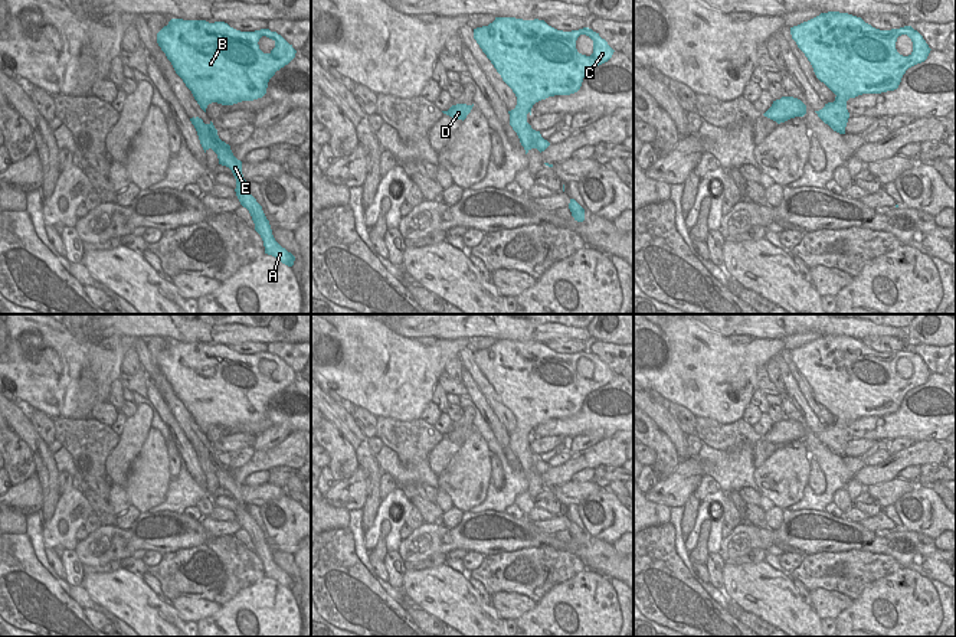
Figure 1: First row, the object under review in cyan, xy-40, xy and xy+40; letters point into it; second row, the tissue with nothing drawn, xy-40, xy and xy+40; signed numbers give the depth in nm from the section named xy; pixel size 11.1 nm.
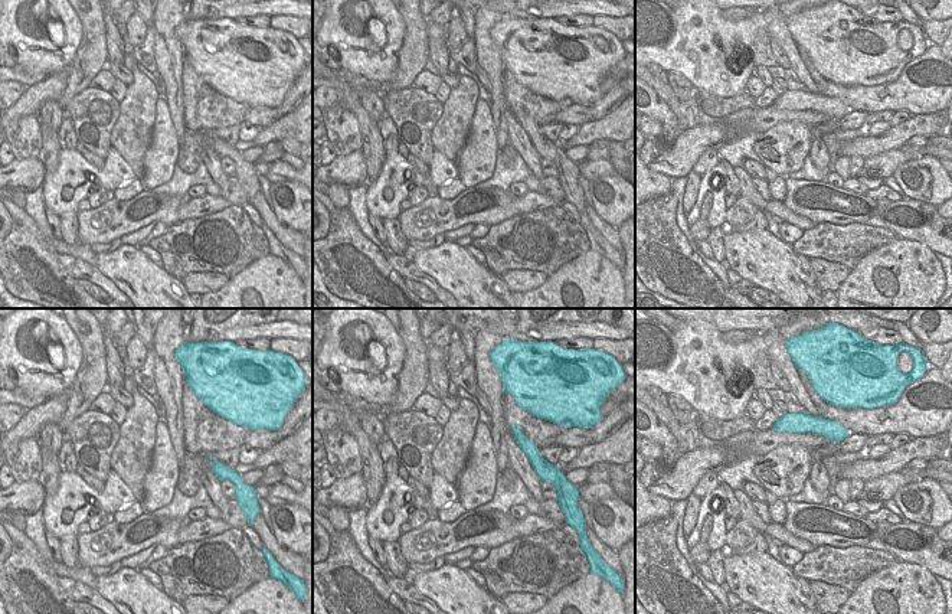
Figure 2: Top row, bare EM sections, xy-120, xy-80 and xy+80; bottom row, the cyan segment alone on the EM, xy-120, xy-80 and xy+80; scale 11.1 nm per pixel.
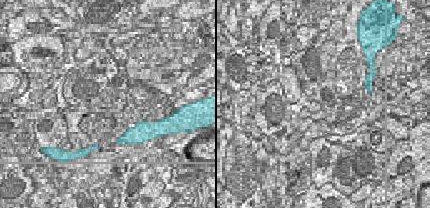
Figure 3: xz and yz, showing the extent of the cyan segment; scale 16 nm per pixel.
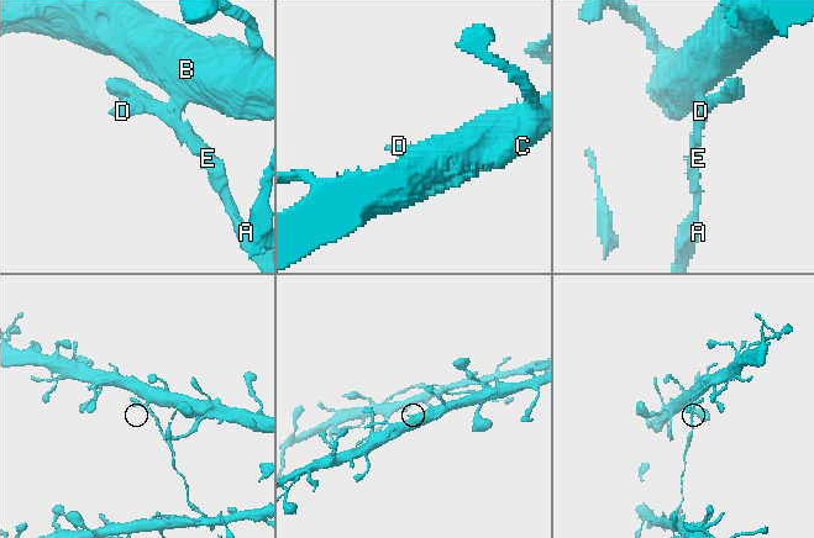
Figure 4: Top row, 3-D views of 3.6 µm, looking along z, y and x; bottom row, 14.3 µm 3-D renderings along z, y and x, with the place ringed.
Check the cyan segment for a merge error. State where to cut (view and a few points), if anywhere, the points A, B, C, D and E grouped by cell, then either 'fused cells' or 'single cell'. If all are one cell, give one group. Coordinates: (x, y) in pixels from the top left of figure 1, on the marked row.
cut xy (517, 103), (530, 111); groups A D E / B C; fused cells

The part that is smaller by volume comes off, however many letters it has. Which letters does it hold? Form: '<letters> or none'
A, D, E

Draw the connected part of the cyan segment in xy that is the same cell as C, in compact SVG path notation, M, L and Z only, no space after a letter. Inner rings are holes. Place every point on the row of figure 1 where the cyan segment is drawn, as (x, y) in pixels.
M495 17L488 26L474 29L474 39L502 81L513 89L517 104L528 108L530 115L533 105L541 99L577 92L585 75L608 62L615 52L599 33L589 27L563 32L538 19ZM580 35L586 35L593 40L593 53L590 56L582 55L576 49L576 40Z

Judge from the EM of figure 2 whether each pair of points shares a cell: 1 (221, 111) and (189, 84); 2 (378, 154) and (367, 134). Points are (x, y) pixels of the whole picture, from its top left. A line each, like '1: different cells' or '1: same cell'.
1: same cell
2: same cell

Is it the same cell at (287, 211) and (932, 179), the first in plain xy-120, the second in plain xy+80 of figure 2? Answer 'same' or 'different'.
same

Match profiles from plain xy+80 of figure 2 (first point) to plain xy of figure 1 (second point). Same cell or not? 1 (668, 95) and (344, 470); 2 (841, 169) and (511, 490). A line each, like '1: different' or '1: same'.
1: different
2: different

